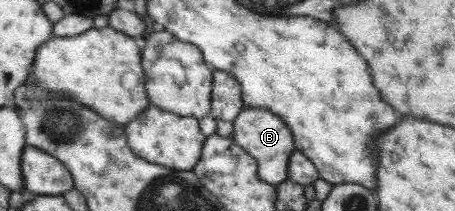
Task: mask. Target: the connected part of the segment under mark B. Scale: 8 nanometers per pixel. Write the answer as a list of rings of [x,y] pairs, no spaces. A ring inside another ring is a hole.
[[[248,107],[239,112],[238,118],[234,119],[232,124],[233,132],[230,136],[259,162],[260,178],[274,185],[286,181],[295,138],[283,118],[268,109]]]

